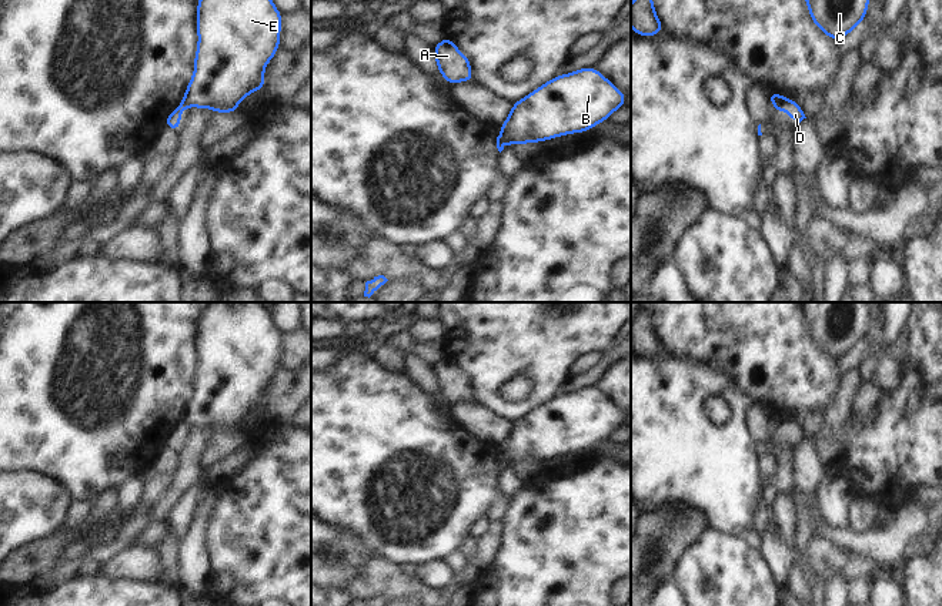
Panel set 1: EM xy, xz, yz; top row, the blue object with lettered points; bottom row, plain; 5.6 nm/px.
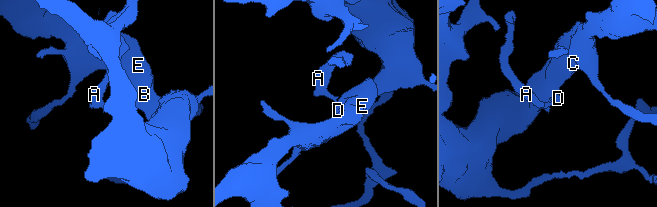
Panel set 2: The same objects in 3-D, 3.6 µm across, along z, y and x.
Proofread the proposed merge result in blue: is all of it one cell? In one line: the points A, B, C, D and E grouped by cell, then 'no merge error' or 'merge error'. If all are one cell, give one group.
A D / B C E | merge error

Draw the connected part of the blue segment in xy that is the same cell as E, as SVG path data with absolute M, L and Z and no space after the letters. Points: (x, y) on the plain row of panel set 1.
M213 302L208 308L203 309L197 322L197 372L194 375L194 394L186 408L183 422L188 426L210 428L216 432L237 432L237 425L241 423L245 415L251 415L255 408L264 412L264 388L268 381L273 379L275 371L280 368L280 351L281 351L283 334L274 325L270 311L263 308L260 302Z

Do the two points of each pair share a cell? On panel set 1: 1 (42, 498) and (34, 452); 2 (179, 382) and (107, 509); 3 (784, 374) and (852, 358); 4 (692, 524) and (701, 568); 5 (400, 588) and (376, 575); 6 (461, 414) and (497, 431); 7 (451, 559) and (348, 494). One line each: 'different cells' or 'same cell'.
1: different cells
2: different cells
3: different cells
4: different cells
5: same cell
6: same cell
7: different cells

